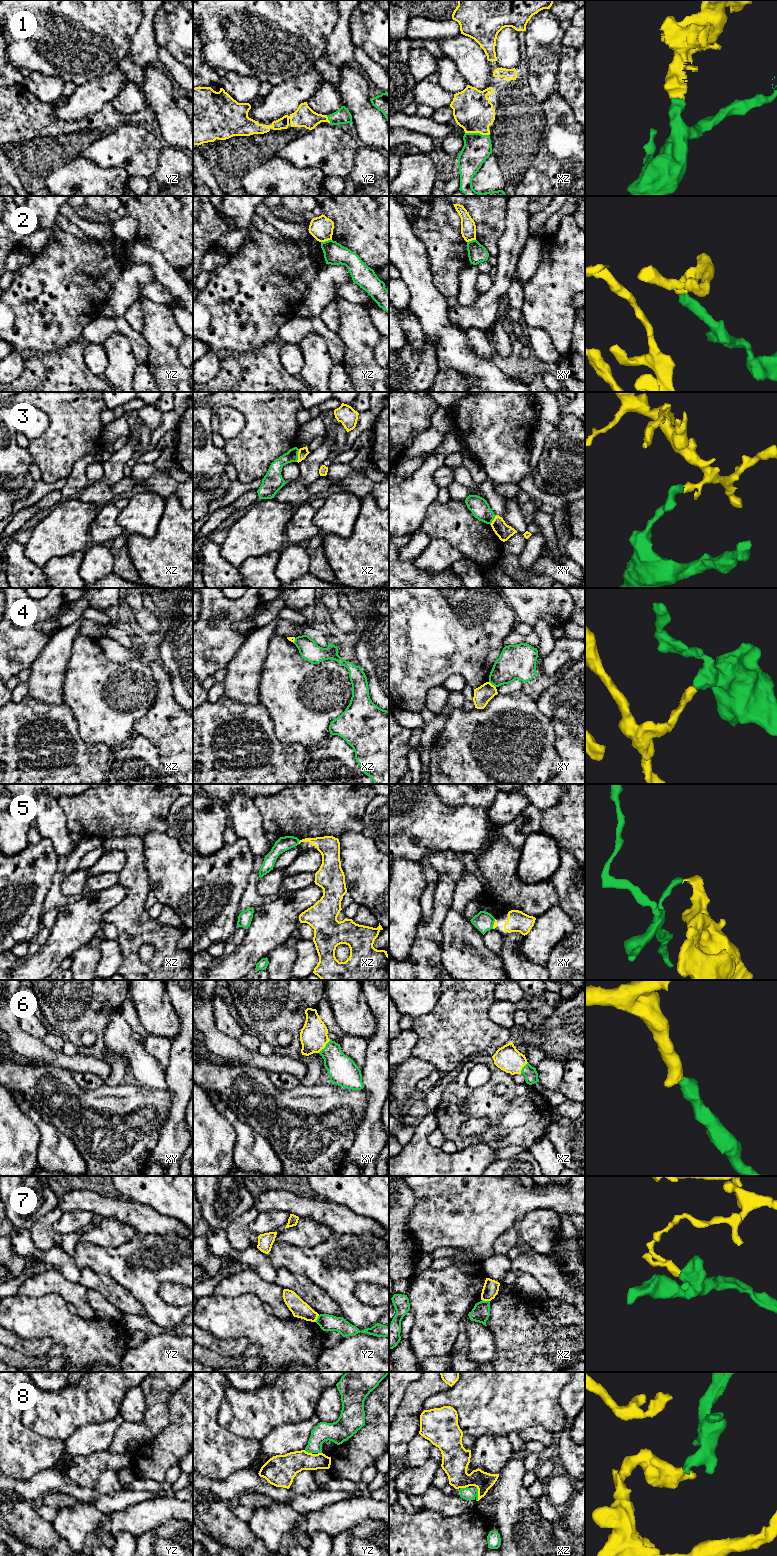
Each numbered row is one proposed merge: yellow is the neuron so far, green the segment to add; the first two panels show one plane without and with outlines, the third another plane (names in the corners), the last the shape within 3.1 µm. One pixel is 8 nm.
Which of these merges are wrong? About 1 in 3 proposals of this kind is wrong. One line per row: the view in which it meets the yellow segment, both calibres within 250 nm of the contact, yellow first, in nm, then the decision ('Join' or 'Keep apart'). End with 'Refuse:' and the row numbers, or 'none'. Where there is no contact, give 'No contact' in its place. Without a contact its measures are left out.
1: Touches yellow in xz. Thickness 320 nm (yellow) against 220 nm. Join
2: Touches yellow in yz. Thickness 190 nm (yellow) against 180 nm. Keep apart
3: Touches yellow in xz. Thickness 80 nm (yellow) against 110 nm. Keep apart
4: Touches yellow in xy. Thickness 140 nm (yellow) against 260 nm. Keep apart
5: Touches yellow in xz. Thickness 170 nm (yellow) against 120 nm. Keep apart
6: Touches yellow in xy. Thickness 220 nm (yellow) against 240 nm. Join
7: Touches yellow in xz. Thickness 130 nm (yellow) against 150 nm. Keep apart
8: Touches yellow in xz. Thickness 220 nm (yellow) against 100 nm. Keep apart
Refuse: 2, 3, 4, 5, 7, 8

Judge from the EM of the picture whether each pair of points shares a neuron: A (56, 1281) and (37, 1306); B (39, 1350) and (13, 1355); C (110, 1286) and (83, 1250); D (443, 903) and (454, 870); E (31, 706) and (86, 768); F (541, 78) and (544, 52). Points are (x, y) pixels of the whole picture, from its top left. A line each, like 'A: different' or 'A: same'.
A: different
B: different
C: different
D: different
E: same
F: same

